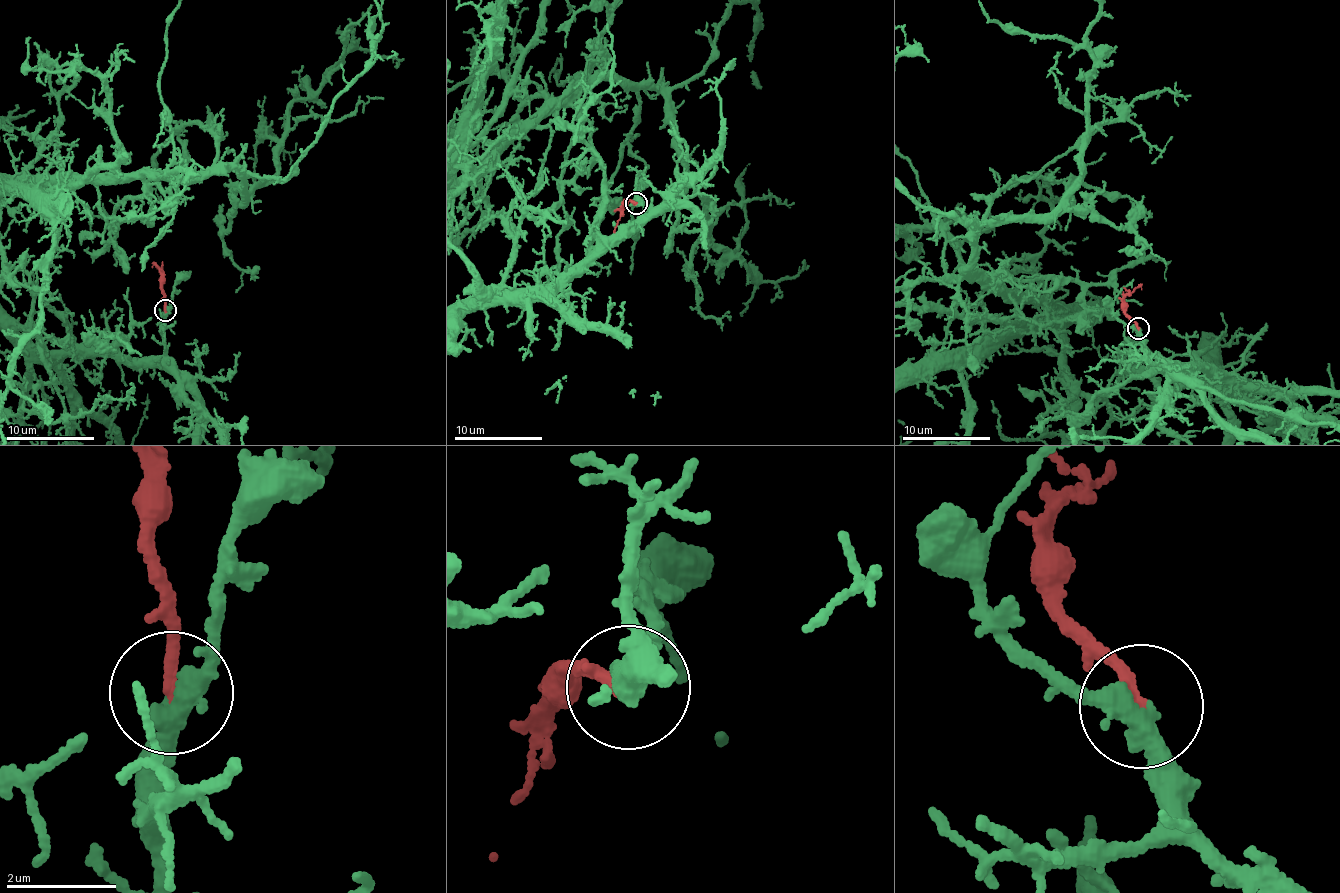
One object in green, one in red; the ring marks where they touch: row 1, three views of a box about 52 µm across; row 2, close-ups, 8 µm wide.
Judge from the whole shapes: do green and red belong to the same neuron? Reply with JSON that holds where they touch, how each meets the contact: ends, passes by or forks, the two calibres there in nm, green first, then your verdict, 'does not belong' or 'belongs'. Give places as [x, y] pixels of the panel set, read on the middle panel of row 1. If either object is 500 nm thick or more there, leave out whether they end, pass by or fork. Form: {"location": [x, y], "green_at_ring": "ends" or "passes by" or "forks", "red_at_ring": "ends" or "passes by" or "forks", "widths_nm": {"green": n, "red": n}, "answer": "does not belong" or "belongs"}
{"location": [636, 203], "green_at_ring": "passes by", "red_at_ring": "ends", "widths_nm": {"green": 360, "red": 240}, "answer": "belongs"}

